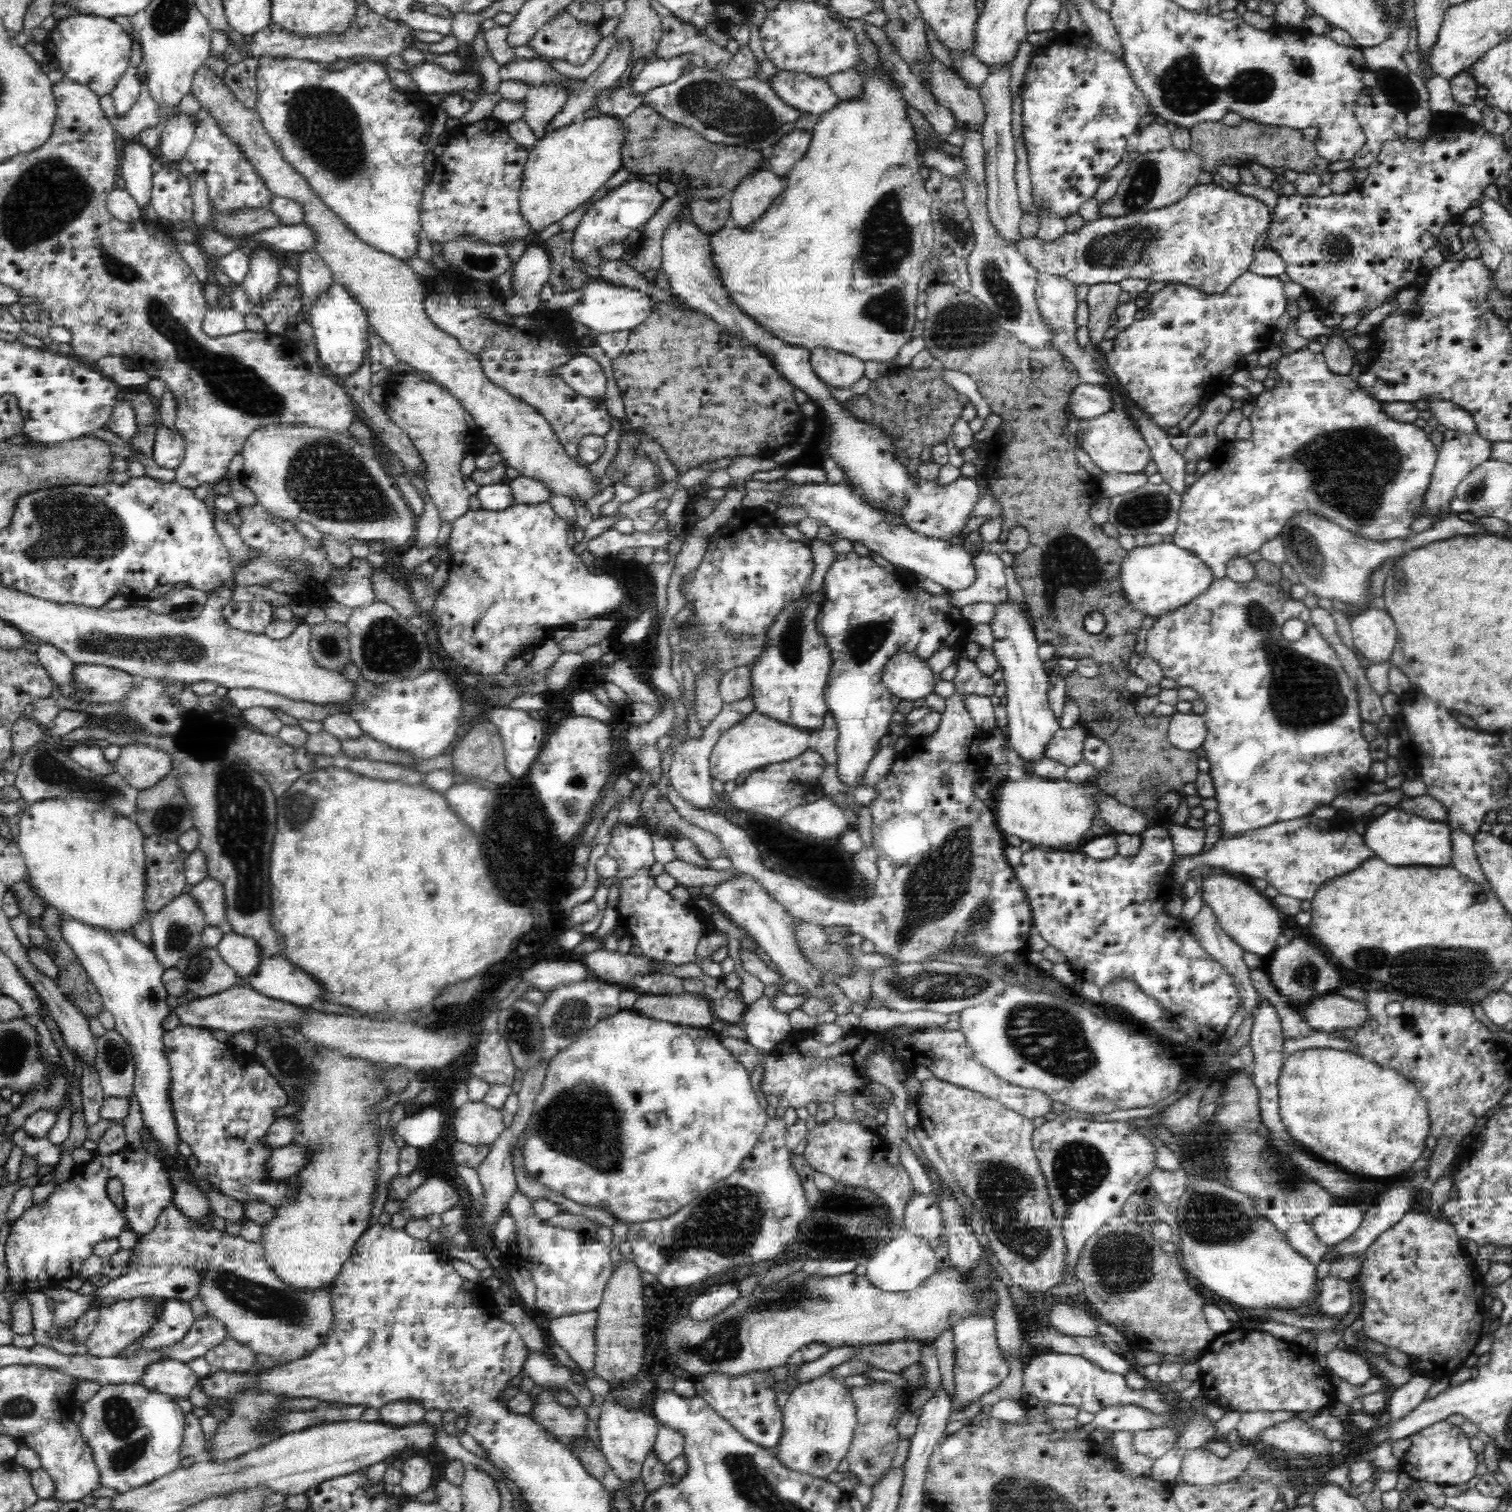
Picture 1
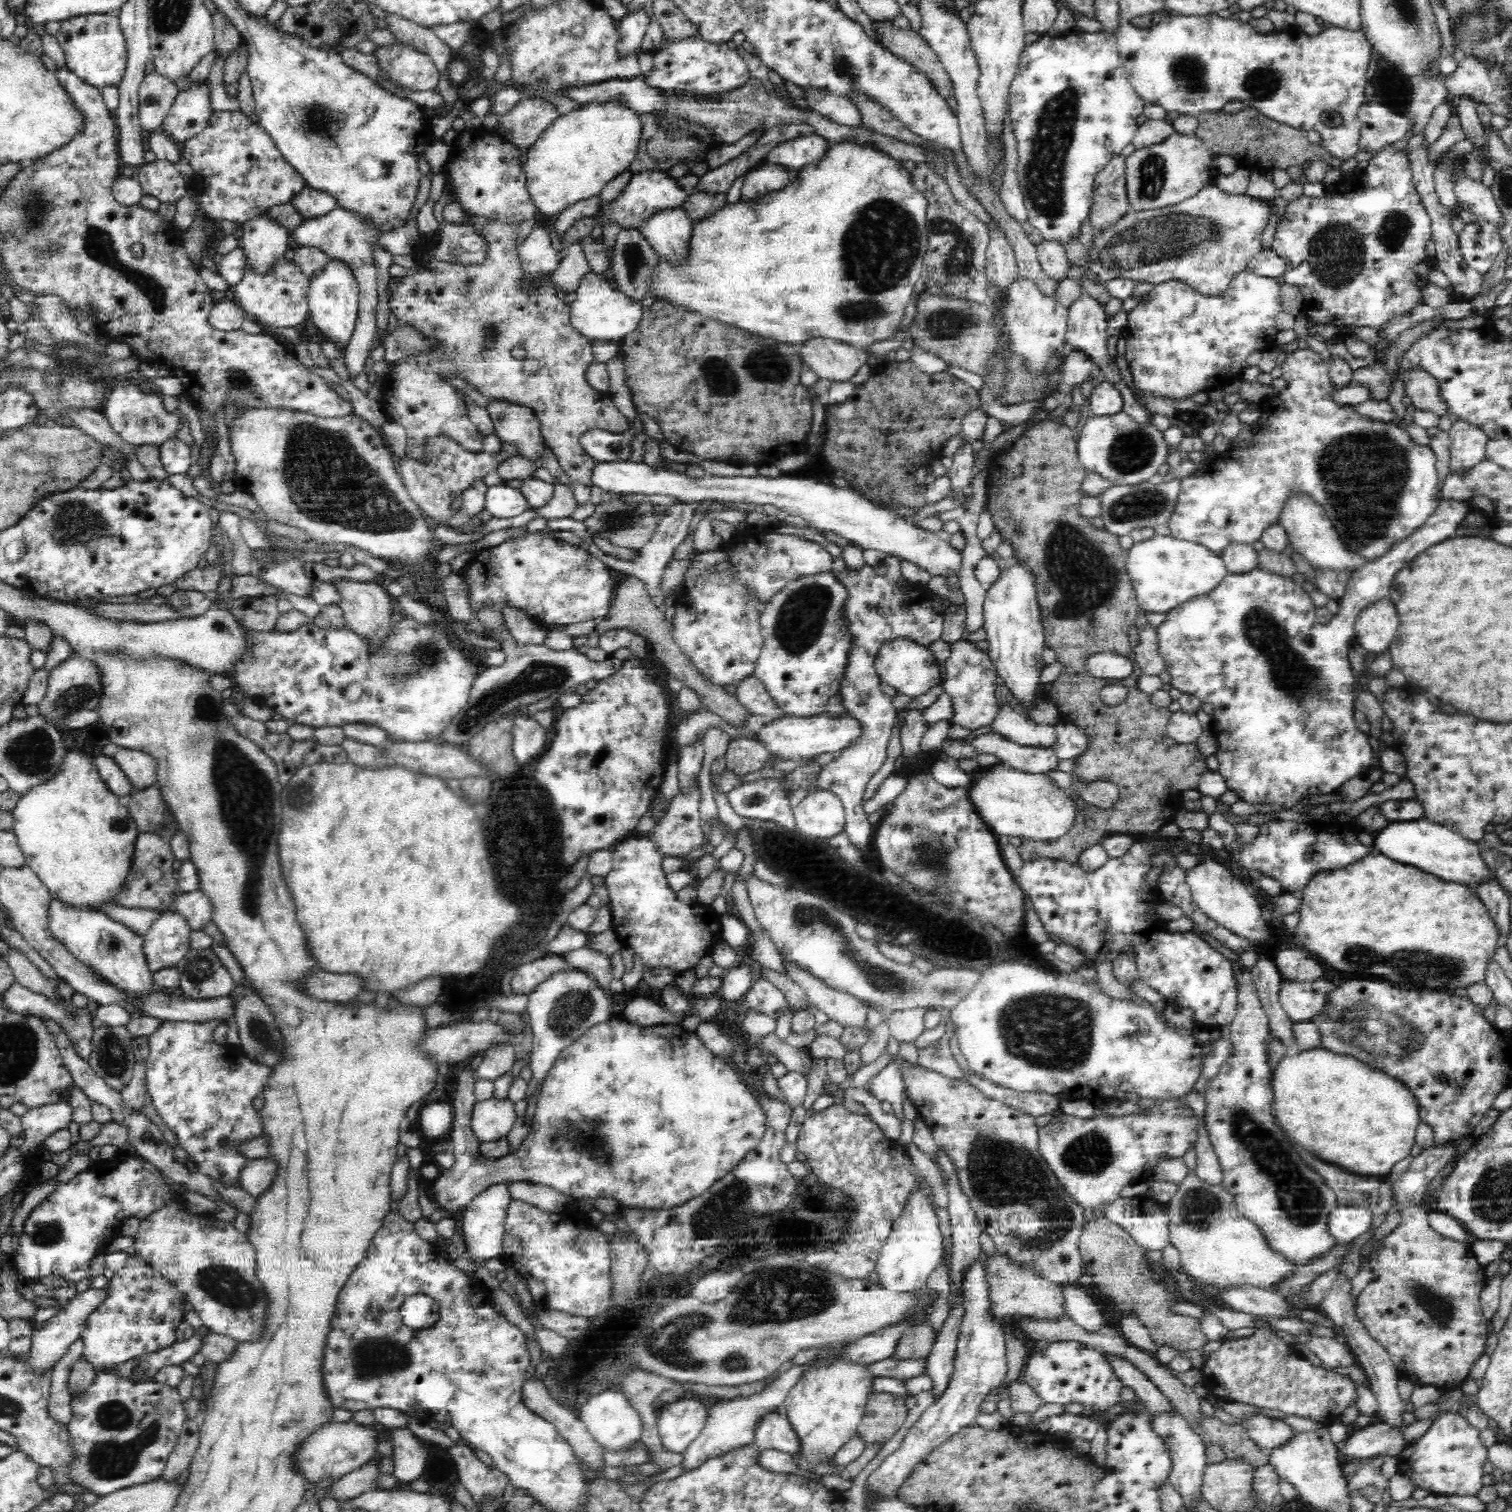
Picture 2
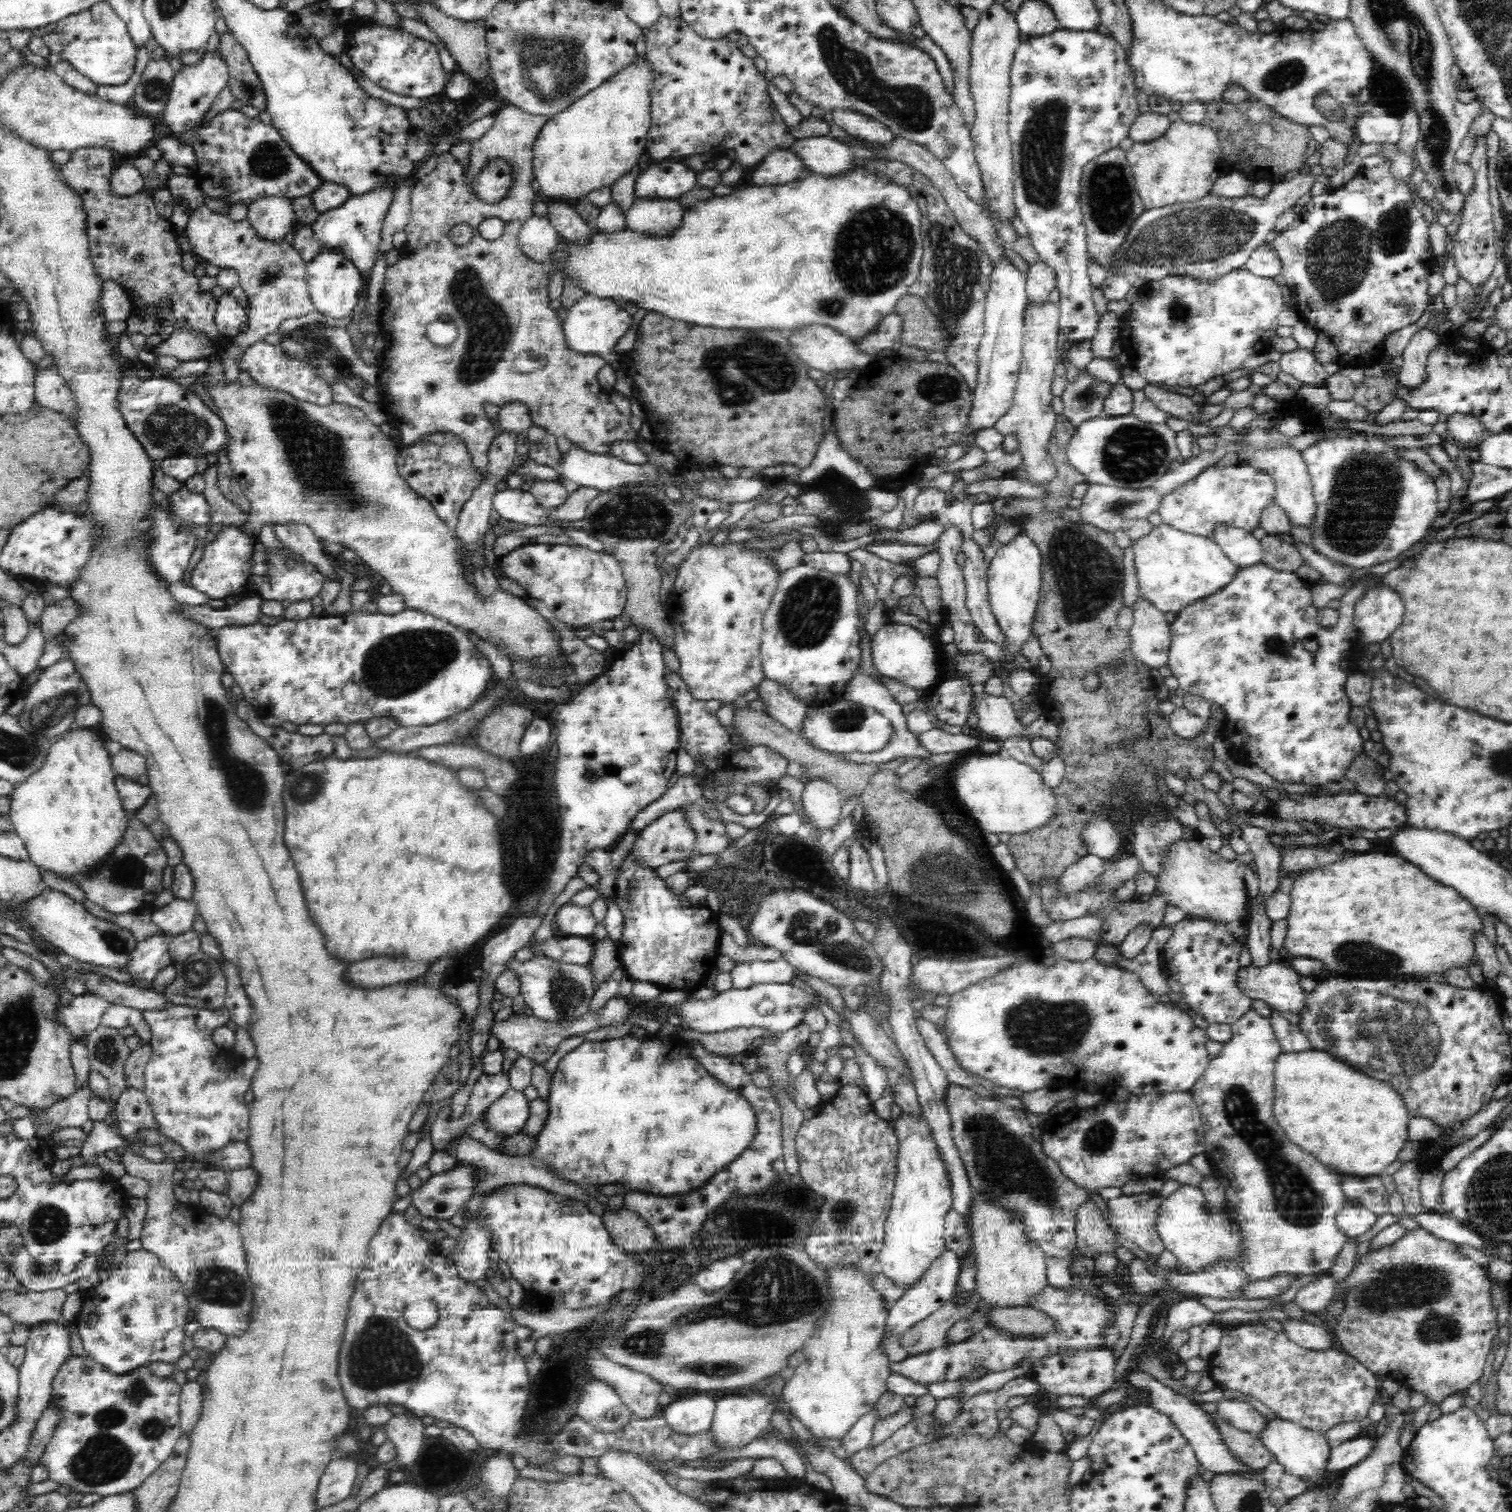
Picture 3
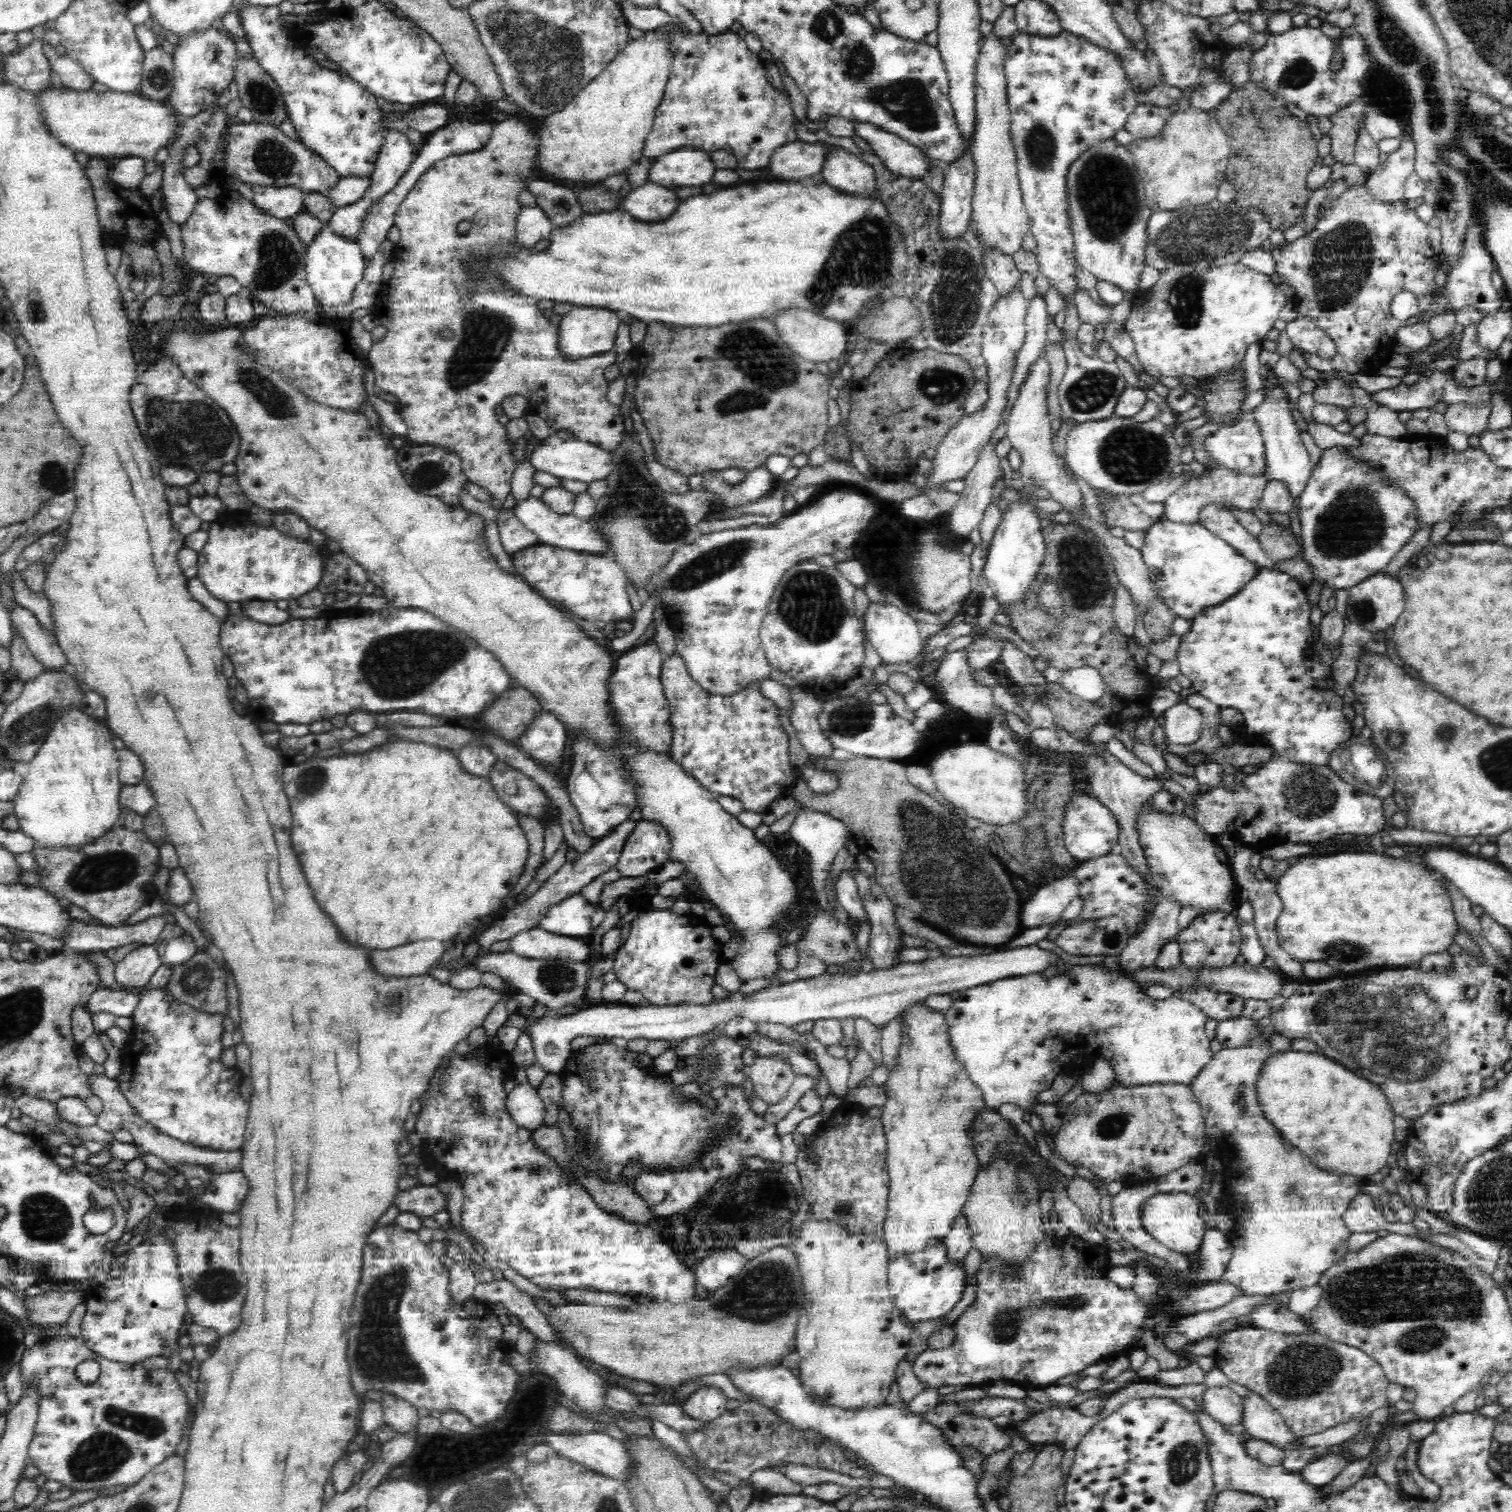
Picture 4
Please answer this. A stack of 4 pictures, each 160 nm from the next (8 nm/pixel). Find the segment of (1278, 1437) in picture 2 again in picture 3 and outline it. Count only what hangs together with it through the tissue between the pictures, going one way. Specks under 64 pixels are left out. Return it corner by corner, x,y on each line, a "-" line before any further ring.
1221,1399
1217,1402
1216,1414
1232,1427
1246,1431
1260,1438
1260,1432
1267,1426
1268,1420
1258,1413
1250,1403
1240,1402
1237,1399

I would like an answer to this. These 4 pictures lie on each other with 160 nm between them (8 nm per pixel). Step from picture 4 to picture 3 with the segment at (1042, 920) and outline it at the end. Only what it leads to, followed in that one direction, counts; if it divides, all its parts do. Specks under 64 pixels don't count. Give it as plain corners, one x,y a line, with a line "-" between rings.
1088,853
1063,872
1059,878
1059,890
1063,893
1078,893
1088,889
1104,870
1106,870
1106,861

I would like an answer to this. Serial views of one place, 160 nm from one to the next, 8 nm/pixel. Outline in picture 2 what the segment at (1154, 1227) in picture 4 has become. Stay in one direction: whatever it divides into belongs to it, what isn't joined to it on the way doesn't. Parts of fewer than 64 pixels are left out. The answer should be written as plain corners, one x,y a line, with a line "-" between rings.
1195,1169
1188,1170
1176,1194
1165,1207
1169,1215
1170,1242
1179,1250
1183,1272
1201,1286
1212,1284
1219,1290
1243,1286
1277,1290
1279,1284
1289,1279
1297,1268
1286,1257
1275,1253
1254,1222
1239,1213
1233,1194
1221,1184
1212,1185
1200,1180

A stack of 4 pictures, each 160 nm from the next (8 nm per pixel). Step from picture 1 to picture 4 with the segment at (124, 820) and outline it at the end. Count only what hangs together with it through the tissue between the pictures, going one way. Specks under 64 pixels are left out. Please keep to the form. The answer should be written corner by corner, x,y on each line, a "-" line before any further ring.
74,706
66,708
63,717
56,720
56,724
53,724
52,730
48,733
48,738
40,746
38,752
34,755
34,758
27,764
28,768
26,770
23,781
19,786
18,792
13,800
13,814
16,817
20,828
19,830
22,833
26,834
29,839
32,839
35,843
40,844
42,847
81,847
87,843
94,842
95,839
100,838
103,834
106,834
107,831
111,829
111,826
114,826
115,822
118,822
118,819
121,815
121,805
119,804
119,794
122,788
118,776
119,762
117,757
117,750
112,746
112,732
102,726
102,724
96,724
96,720
91,715
87,715
83,712
80,707

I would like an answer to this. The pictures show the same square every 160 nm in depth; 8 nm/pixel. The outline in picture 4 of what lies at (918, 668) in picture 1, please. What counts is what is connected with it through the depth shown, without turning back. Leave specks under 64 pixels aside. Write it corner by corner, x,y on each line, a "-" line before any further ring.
888,602
870,604
865,615
866,634
870,644
876,649
881,663
885,664
909,664
918,662
917,658
922,653
926,639
922,638
918,631
918,623
908,612
904,613
899,607

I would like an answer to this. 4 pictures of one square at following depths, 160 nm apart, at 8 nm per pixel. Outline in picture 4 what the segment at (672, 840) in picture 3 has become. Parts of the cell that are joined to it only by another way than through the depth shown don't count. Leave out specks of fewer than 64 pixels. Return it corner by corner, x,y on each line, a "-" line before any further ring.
640,821
626,839
618,859
622,877
638,878
660,869
670,854
670,837
656,821

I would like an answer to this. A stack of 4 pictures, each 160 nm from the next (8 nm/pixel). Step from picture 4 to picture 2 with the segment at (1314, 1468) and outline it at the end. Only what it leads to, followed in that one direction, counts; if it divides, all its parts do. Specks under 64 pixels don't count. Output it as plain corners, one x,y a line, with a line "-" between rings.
1384,1422
1369,1424
1362,1430
1355,1432
1344,1443
1344,1454
1348,1461
1375,1458
1378,1455
1386,1455
1390,1458
1398,1457
1405,1447
1403,1431
1408,1426
1410,1425
1405,1423
1402,1427

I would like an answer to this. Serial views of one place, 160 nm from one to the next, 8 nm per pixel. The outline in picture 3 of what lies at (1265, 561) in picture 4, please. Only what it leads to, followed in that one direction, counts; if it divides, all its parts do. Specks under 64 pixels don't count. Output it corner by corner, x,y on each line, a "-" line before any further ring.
1218,526
1212,540
1221,546
1230,561
1237,563
1238,568
1246,568
1262,560
1261,541
1256,540
1250,532

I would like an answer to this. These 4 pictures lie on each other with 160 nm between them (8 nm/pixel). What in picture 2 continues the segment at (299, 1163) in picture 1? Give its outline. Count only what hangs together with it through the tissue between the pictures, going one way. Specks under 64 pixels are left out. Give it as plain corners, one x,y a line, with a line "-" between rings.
272,1158
248,1159
245,1169
239,1174
239,1184
242,1190
258,1197
263,1191
268,1190
274,1180
274,1166

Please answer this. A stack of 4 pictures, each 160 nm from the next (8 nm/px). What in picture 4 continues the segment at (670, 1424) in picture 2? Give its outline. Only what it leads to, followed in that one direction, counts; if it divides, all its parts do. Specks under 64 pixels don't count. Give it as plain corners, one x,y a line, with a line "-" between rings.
705,1387
693,1392
684,1402
681,1410
693,1420
710,1423
727,1412
728,1398
717,1387

